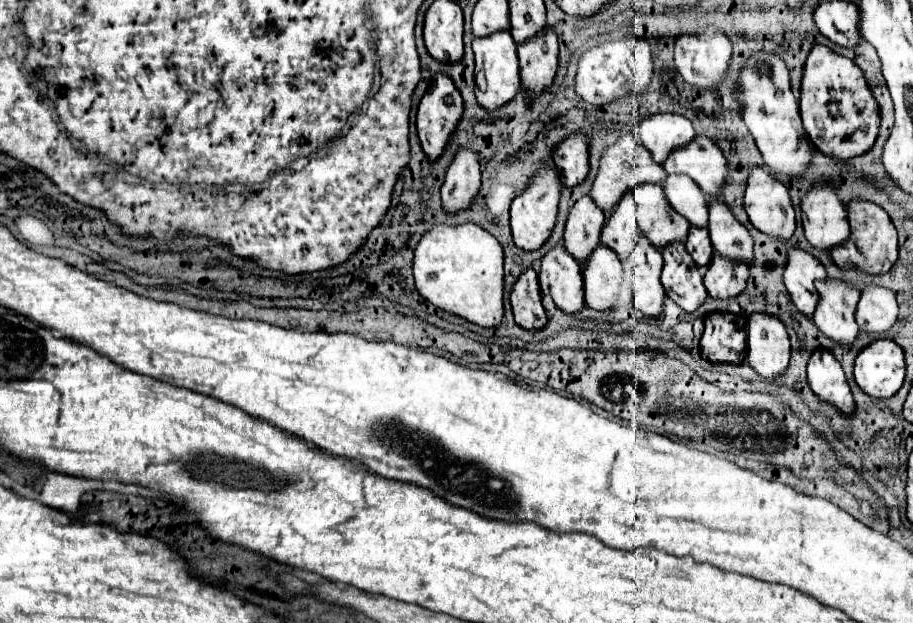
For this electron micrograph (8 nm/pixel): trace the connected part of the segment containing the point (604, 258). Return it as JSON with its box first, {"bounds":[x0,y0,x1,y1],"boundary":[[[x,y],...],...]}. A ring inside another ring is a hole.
{"bounds":[582,244,622,310],"boundary":[[[604,244],[596,246],[592,250],[592,254],[588,256],[588,262],[582,264],[582,278],[584,278],[584,296],[586,296],[586,304],[594,310],[606,310],[612,308],[616,304],[616,296],[618,296],[618,286],[622,280],[622,264],[618,260],[616,254],[612,254],[612,250]]]}

